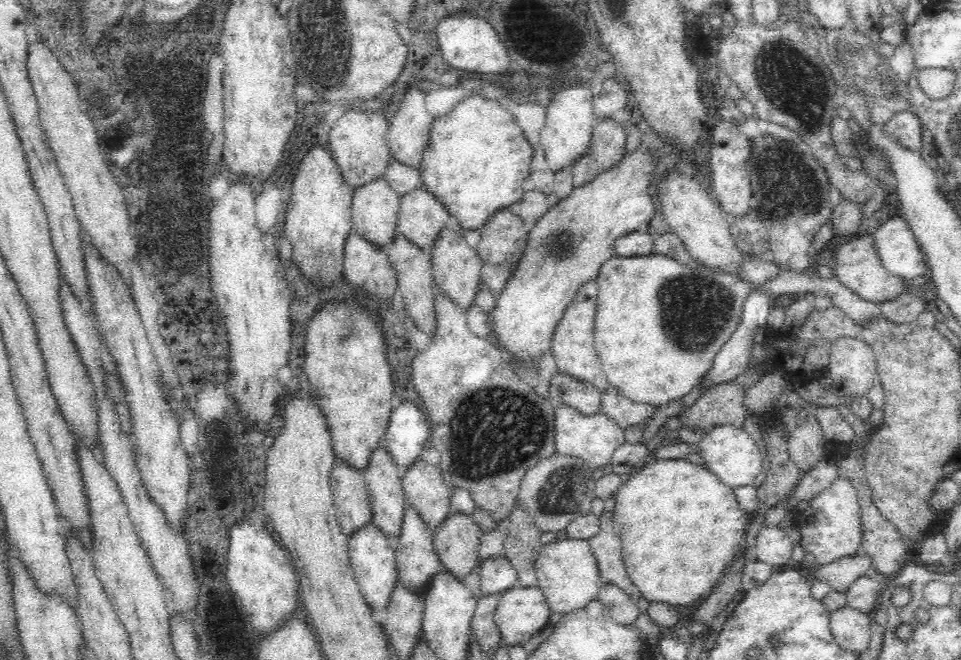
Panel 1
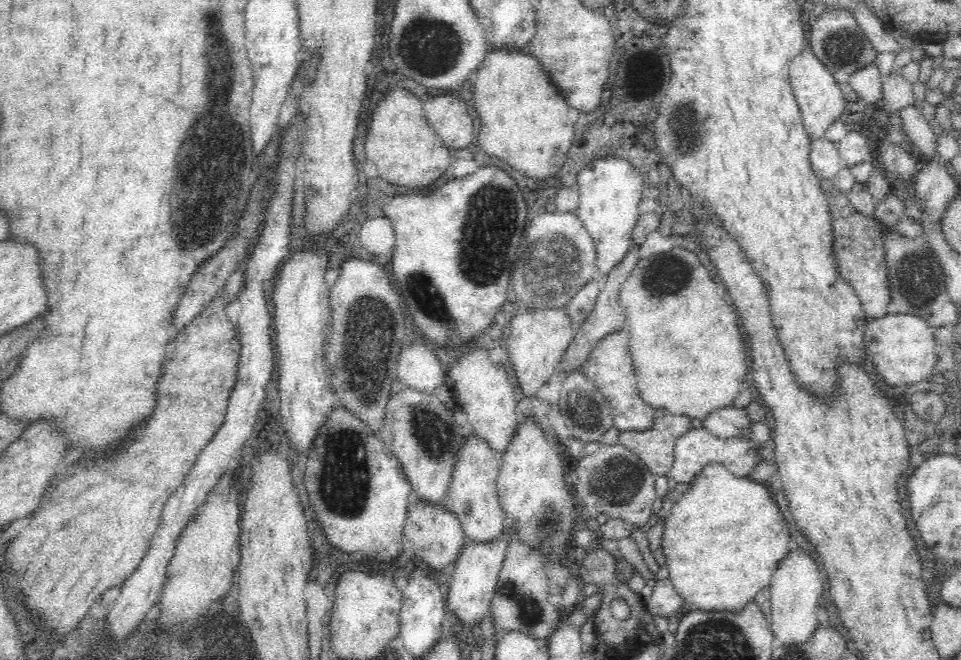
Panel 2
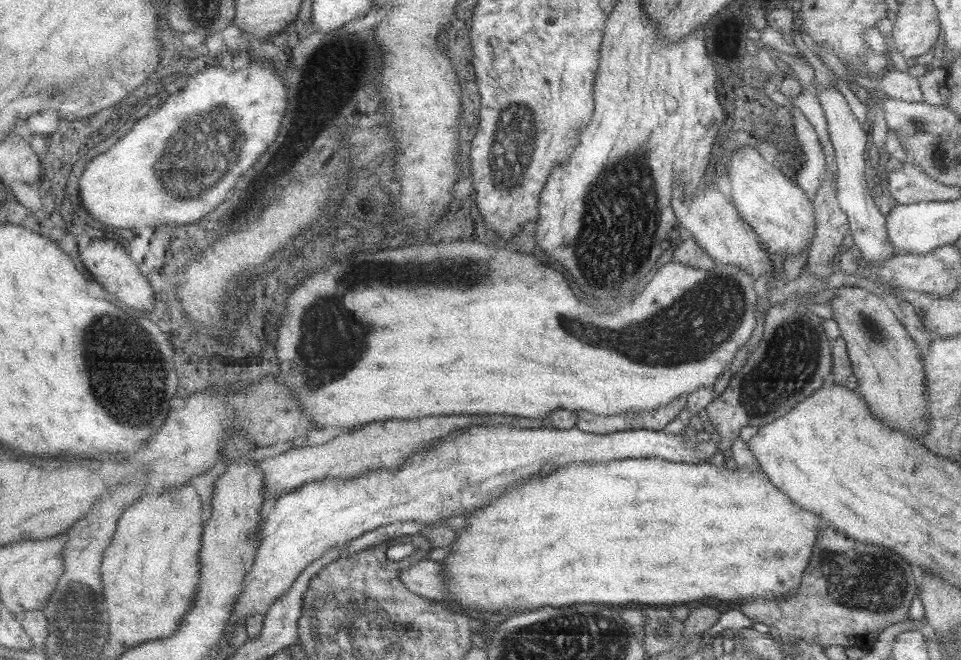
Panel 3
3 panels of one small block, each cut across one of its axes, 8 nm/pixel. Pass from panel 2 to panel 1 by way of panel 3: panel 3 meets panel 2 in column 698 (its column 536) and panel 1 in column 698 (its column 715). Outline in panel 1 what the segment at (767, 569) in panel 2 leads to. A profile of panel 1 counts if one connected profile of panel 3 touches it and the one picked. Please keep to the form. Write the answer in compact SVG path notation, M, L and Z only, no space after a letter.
M657 459L644 464L640 469L630 475L627 482L618 488L616 494L614 494L614 498L615 506L612 511L614 530L621 538L622 556L628 578L650 603L660 602L668 605L686 606L692 604L695 600L700 600L702 596L706 596L718 584L722 572L728 568L728 564L732 562L732 558L738 556L736 554L736 548L740 550L743 546L745 538L744 530L747 528L746 523L748 519L746 512L740 510L733 489L720 482L720 479L706 467L700 468L687 459Z

